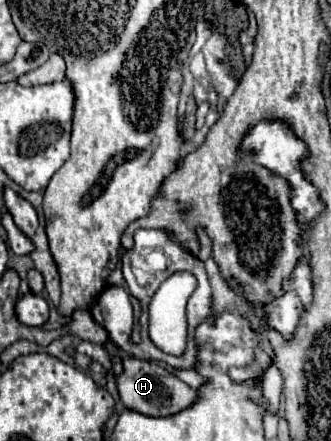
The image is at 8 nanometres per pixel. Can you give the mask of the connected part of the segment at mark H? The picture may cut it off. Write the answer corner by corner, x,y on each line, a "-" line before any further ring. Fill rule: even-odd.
124,359
124,373
116,379
120,401
126,409
148,415
148,417
170,417
184,409
188,409
196,399
198,391
180,381
174,373
164,369
160,363
140,361
140,359

